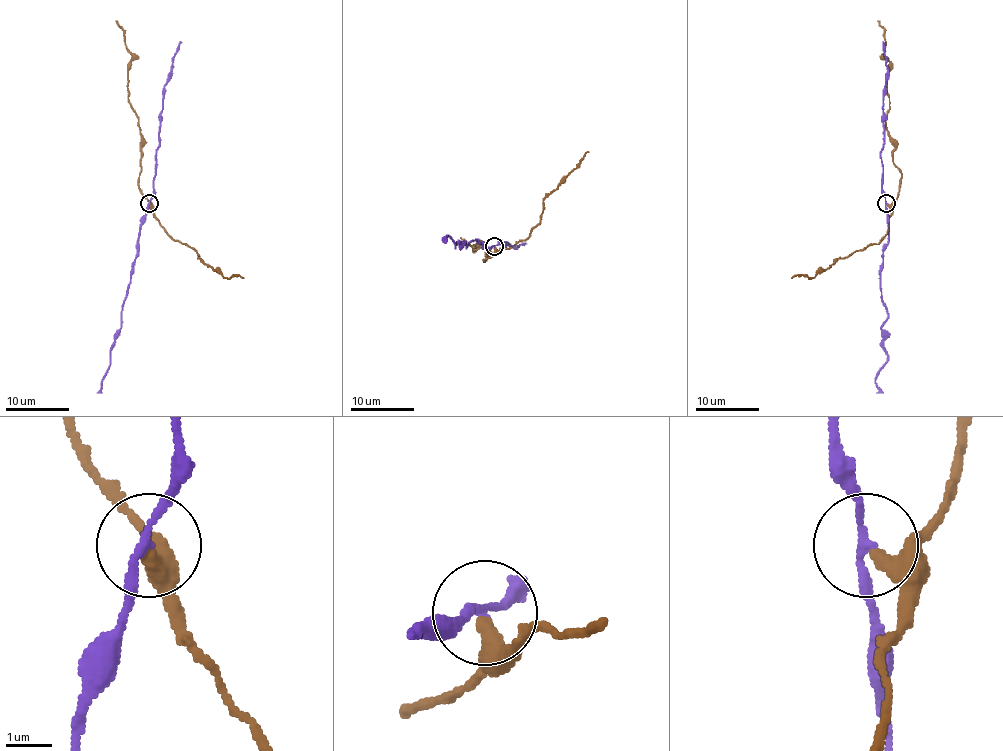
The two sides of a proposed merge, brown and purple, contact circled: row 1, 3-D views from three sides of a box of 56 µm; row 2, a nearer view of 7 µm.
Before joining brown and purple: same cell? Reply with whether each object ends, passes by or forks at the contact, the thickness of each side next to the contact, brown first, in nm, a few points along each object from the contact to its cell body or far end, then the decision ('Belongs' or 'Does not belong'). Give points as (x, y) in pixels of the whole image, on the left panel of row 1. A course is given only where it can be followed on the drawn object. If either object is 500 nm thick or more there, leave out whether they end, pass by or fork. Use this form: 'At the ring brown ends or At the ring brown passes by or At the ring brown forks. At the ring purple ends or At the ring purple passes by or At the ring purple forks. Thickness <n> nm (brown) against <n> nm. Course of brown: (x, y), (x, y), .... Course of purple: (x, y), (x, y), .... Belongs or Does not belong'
At the ring brown passes by. At the ring purple passes by. Thickness 260 nm (brown) against 170 nm. Course of brown: (150, 204), (139, 186), (139, 116), (127, 97), (129, 61), (132, 56), (124, 43), (124, 30), (115, 21). Course of purple: (150, 204), (139, 229), (139, 250), (115, 345), (110, 352), (99, 393). Does not belong

